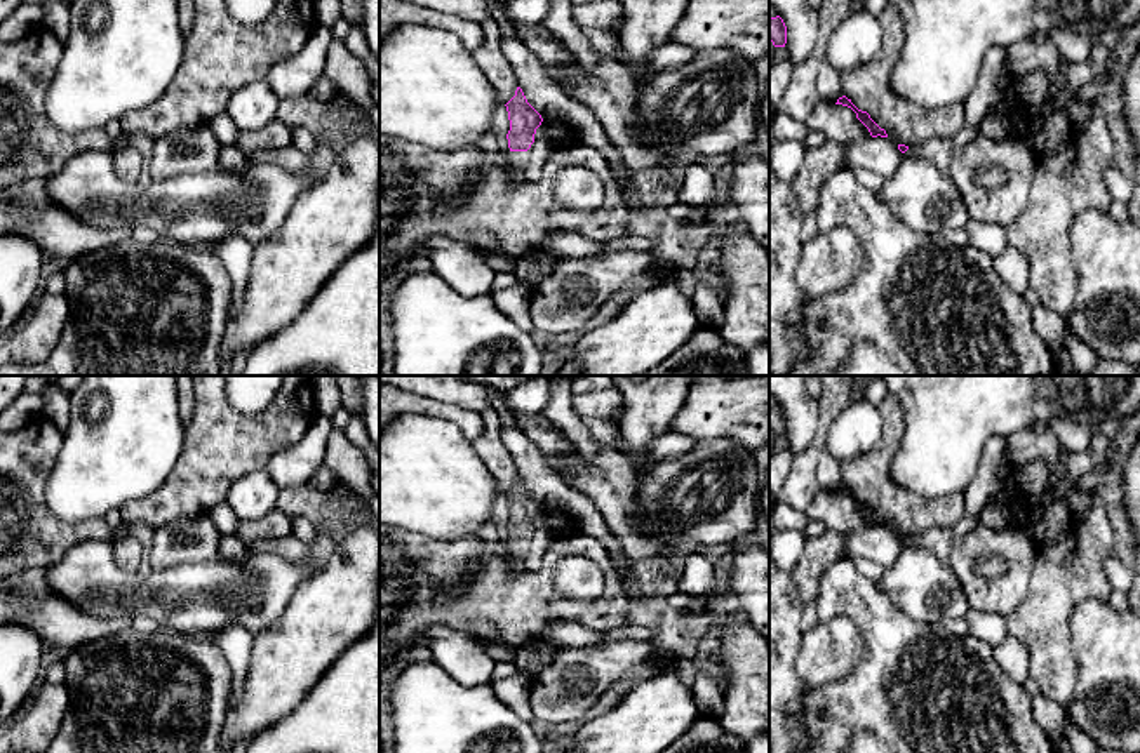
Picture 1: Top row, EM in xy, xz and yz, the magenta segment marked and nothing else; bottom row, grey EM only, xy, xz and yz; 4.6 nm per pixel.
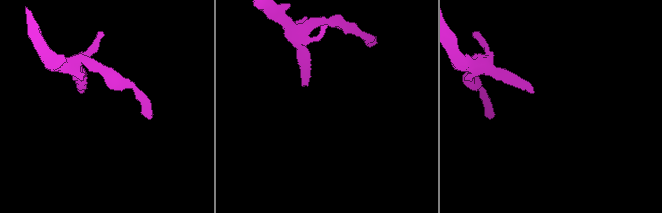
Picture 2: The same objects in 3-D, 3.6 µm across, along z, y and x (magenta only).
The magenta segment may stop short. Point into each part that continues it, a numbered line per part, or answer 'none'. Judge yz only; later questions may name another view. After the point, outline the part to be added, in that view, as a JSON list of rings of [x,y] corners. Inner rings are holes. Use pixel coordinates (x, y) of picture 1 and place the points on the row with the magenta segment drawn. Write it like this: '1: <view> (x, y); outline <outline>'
none

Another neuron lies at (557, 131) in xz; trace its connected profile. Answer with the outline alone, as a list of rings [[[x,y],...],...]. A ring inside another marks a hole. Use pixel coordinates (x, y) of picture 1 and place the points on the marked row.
[[[543,117],[541,129],[552,151],[566,148],[564,144],[573,136],[573,125],[559,117]]]

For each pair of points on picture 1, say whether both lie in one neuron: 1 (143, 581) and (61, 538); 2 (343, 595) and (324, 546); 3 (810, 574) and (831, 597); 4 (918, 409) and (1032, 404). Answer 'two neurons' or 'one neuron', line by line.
1: two neurons
2: two neurons
3: two neurons
4: one neuron

